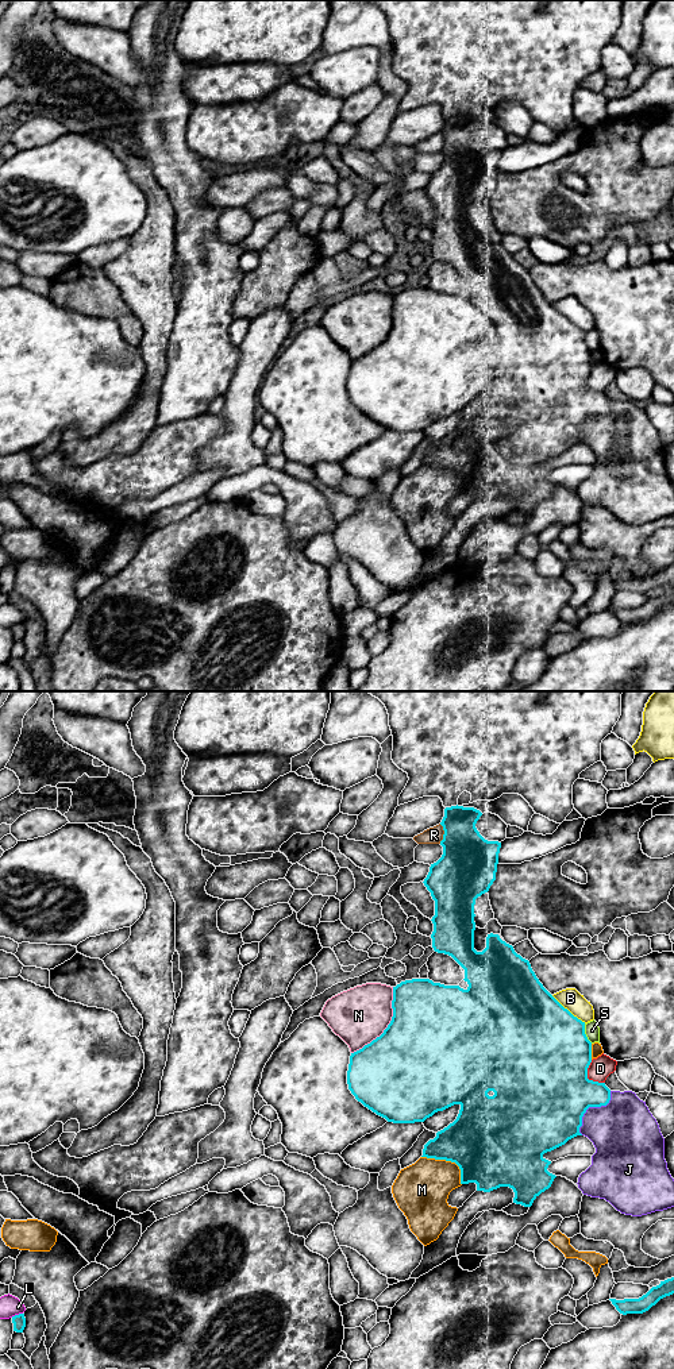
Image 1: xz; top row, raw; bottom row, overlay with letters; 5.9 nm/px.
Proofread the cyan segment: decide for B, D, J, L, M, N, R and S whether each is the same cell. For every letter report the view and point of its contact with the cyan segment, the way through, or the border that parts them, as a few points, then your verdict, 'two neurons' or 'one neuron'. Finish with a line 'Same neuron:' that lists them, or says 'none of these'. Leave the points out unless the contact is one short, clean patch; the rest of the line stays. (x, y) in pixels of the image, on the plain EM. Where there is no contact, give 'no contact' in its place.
B: meets cyan in xz at (567, 319); two neurons
D: meets cyan in xz at (586, 386); two neurons
J: meets cyan in xz at (590, 415); two neurons
L: meets cyan in xz at (16, 624); two neurons
M: meets cyan in xz at (449, 469); two neurons
N: meets cyan in xz at (388, 334); one neuron
R: meets cyan in xz at (445, 142); two neurons
S: meets cyan in xz at (584, 342); two neurons
Same neuron: N

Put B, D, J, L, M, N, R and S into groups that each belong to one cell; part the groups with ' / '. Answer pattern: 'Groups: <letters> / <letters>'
Groups: B / D / J / L / M / N / R / S

